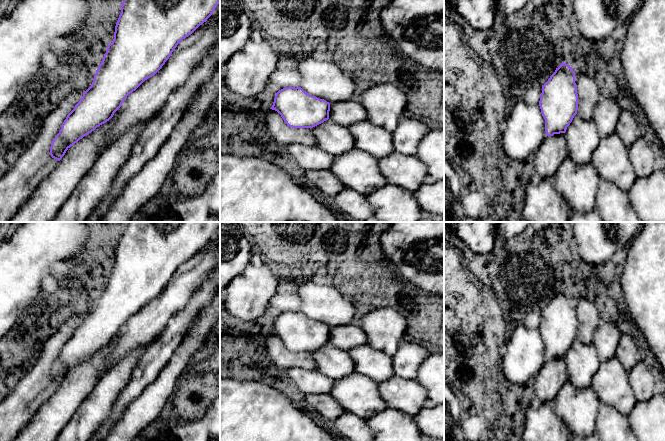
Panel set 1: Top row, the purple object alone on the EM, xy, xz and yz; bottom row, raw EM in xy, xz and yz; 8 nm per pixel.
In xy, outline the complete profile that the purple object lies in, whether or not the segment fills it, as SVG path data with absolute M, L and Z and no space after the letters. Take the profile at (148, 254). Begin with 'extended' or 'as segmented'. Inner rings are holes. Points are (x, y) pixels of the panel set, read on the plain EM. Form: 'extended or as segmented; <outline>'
extended; M124 222L115 250L114 263L107 271L91 310L67 339L59 357L51 367L50 379L59 385L58 389L40 406L30 422L13 441L55 441L57 439L59 433L100 380L100 368L104 365L104 358L108 354L114 337L130 317L162 292L183 263L207 245L219 226L220 222Z

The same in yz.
extended; M562 286L542 309L539 330L545 343L546 359L564 357L568 380L578 389L592 385L601 362L594 344L587 345L577 338L577 310L570 289Z

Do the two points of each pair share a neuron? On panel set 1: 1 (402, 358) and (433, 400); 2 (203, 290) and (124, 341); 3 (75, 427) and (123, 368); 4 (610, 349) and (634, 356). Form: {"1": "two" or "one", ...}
{"1": "two", "2": "two", "3": "one", "4": "two"}

